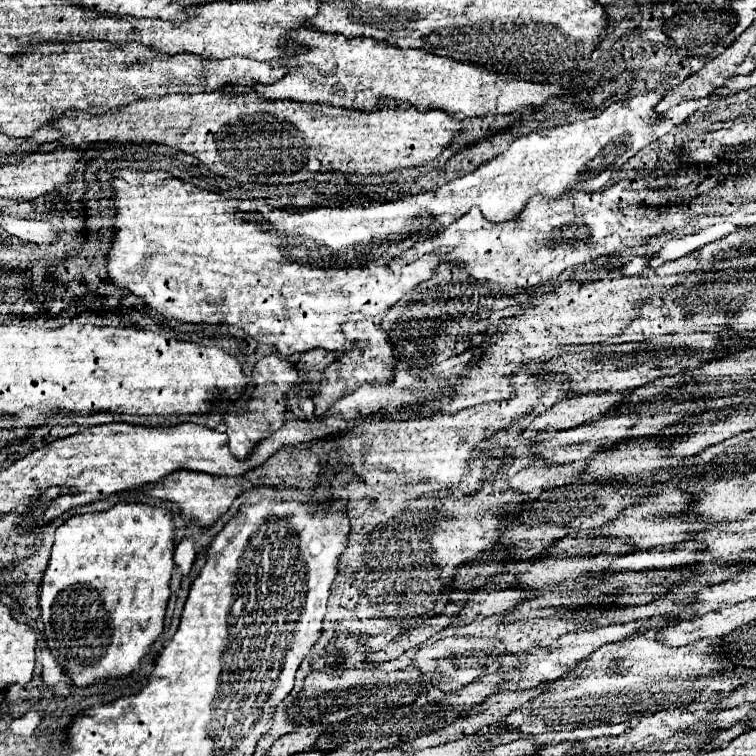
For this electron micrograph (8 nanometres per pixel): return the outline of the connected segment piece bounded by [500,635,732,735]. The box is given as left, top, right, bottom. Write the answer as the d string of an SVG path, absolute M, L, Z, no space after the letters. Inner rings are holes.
M638 635L602 645L602 649L596 649L596 653L576 665L576 669L564 673L562 679L540 683L542 693L508 713L500 725L508 731L536 735L544 731L568 731L582 725L592 727L600 723L620 723L662 709L684 707L698 699L692 689L692 681L696 677L732 667L730 661L720 655L720 637L700 639L676 649L666 649L654 639L644 637L646 635ZM626 689L636 689L636 693Z

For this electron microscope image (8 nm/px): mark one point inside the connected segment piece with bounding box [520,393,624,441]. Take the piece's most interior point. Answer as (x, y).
(570, 412)

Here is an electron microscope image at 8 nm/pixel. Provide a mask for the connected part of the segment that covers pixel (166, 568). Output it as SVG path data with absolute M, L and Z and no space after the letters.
M120 501L112 505L106 511L98 513L84 513L84 515L72 515L56 529L56 541L52 547L52 555L48 561L48 567L44 571L44 579L40 585L40 609L42 609L42 621L44 621L44 633L48 639L48 647L56 661L64 667L64 671L70 675L72 683L78 687L92 685L106 677L126 677L140 669L140 659L150 651L150 645L156 641L156 637L162 633L164 627L164 615L166 605L170 599L170 579L174 571L174 517L172 511L160 509L152 503L128 503Z

